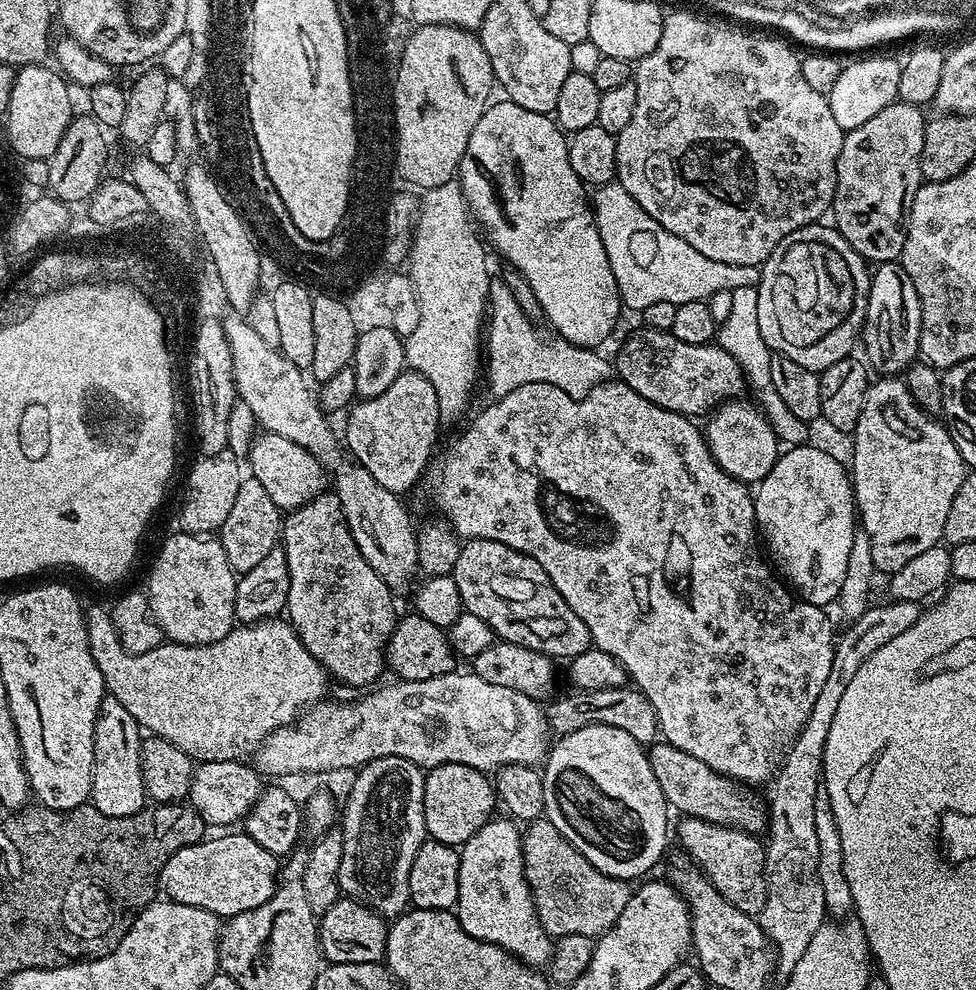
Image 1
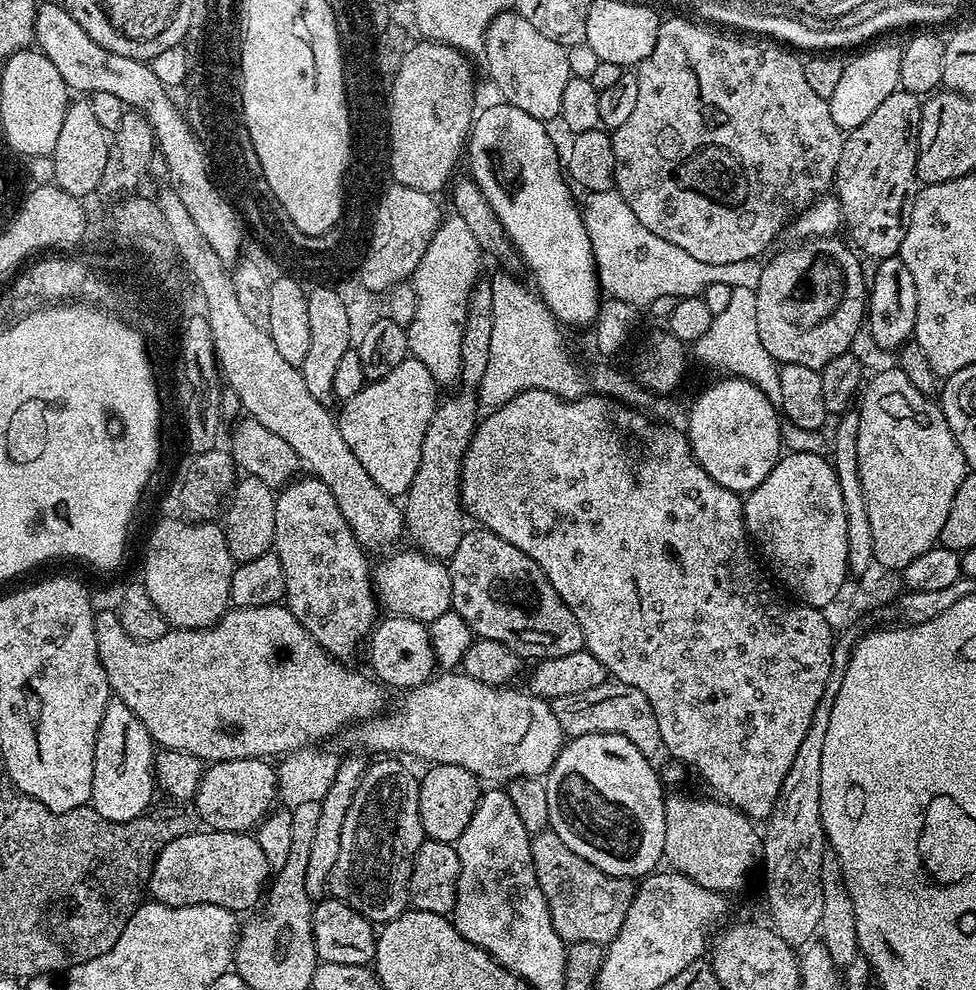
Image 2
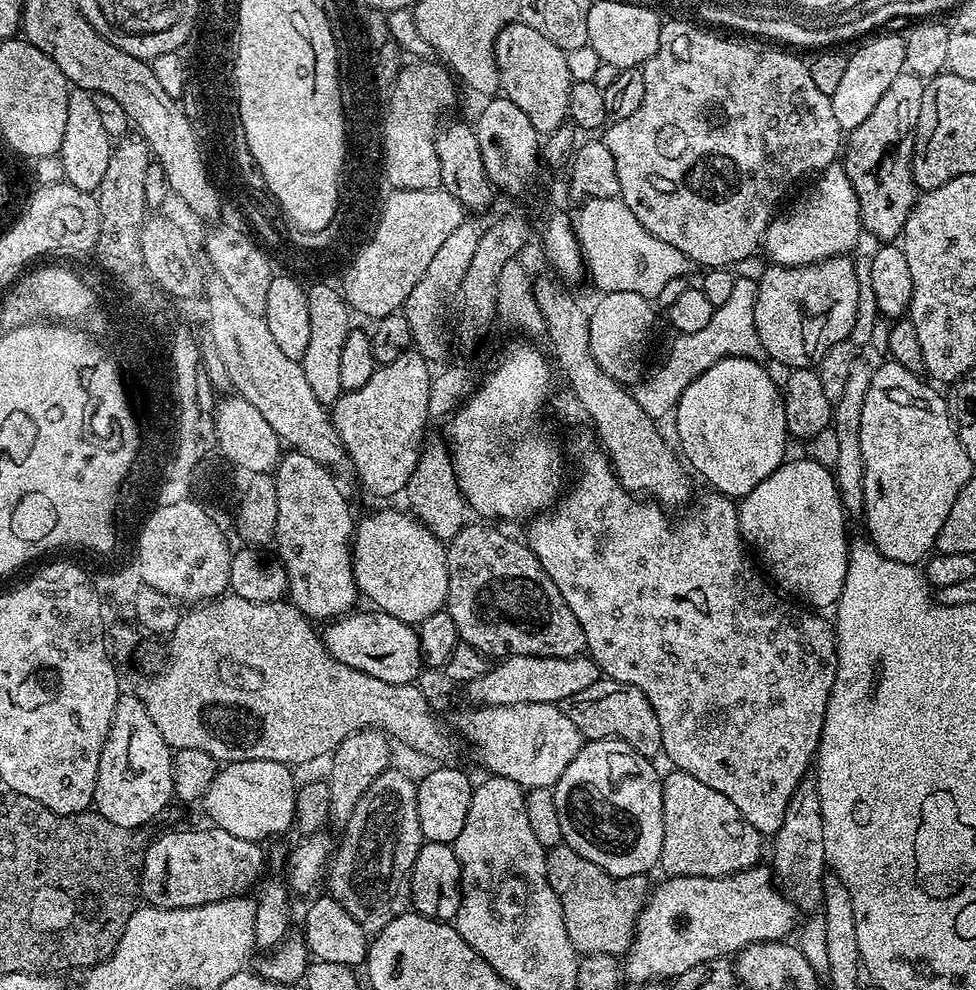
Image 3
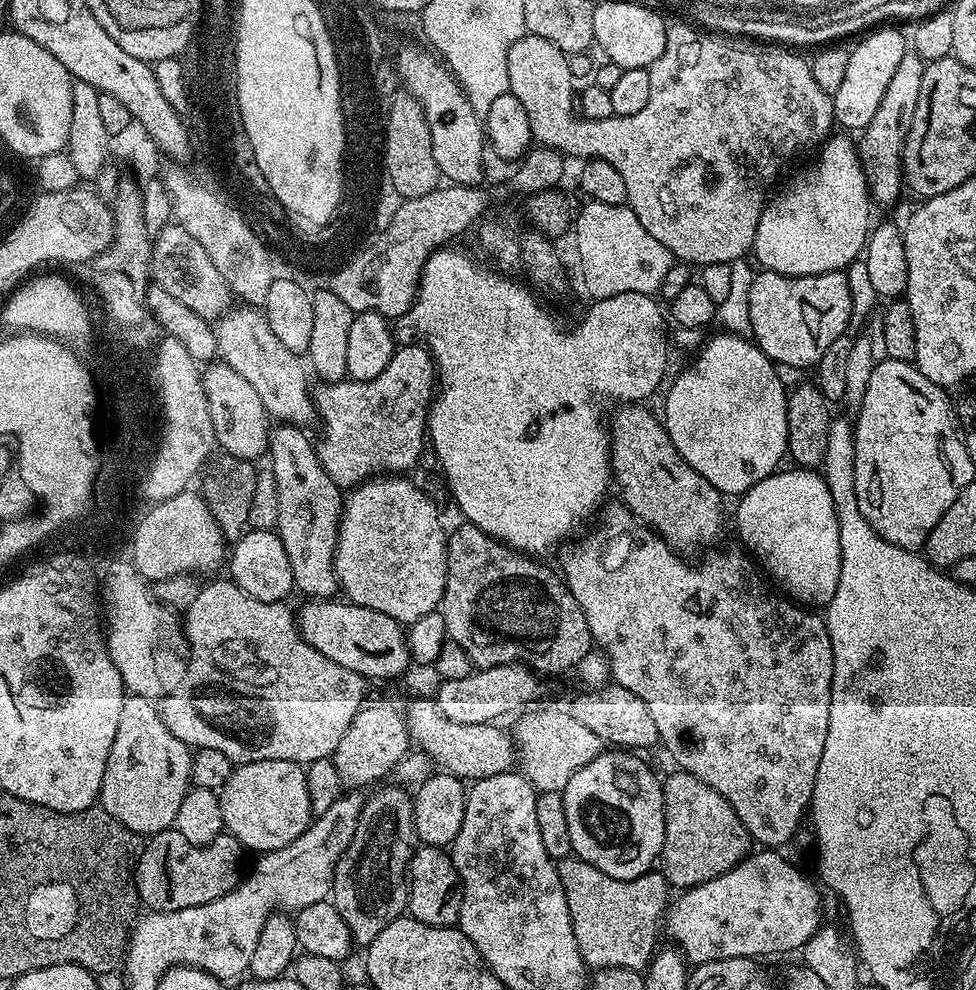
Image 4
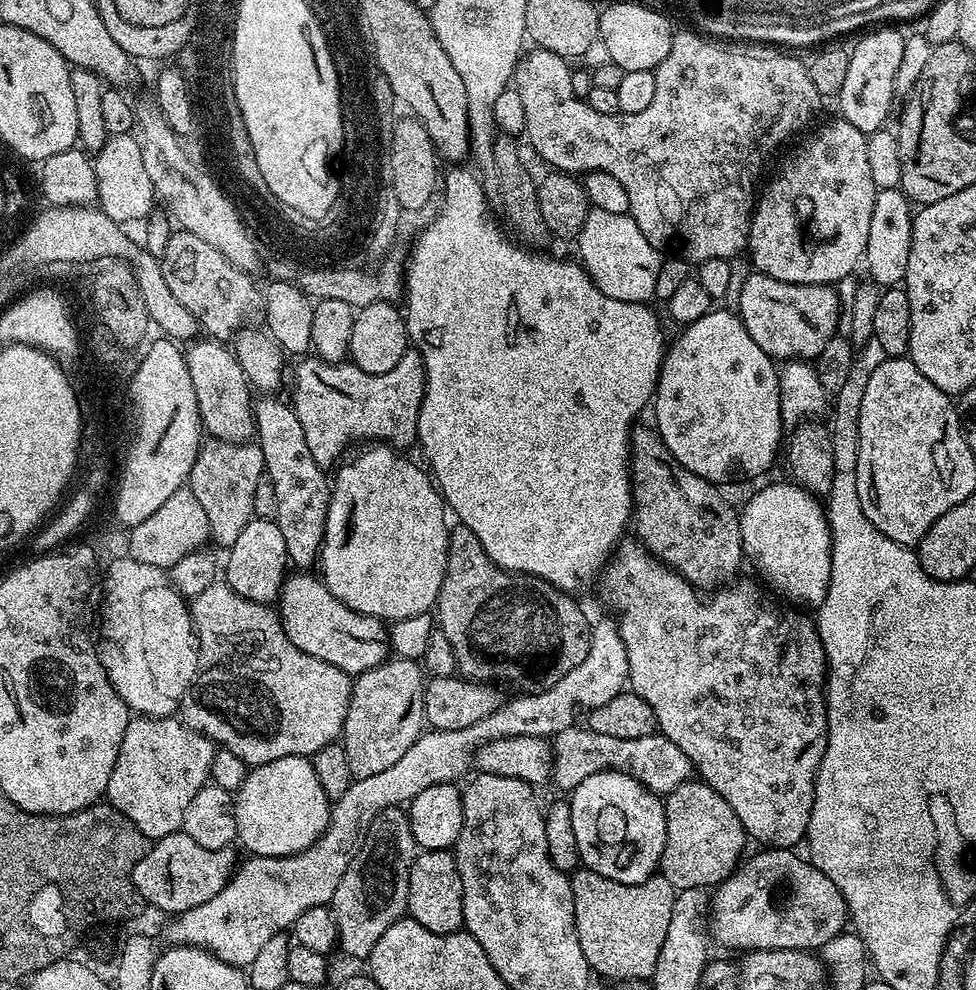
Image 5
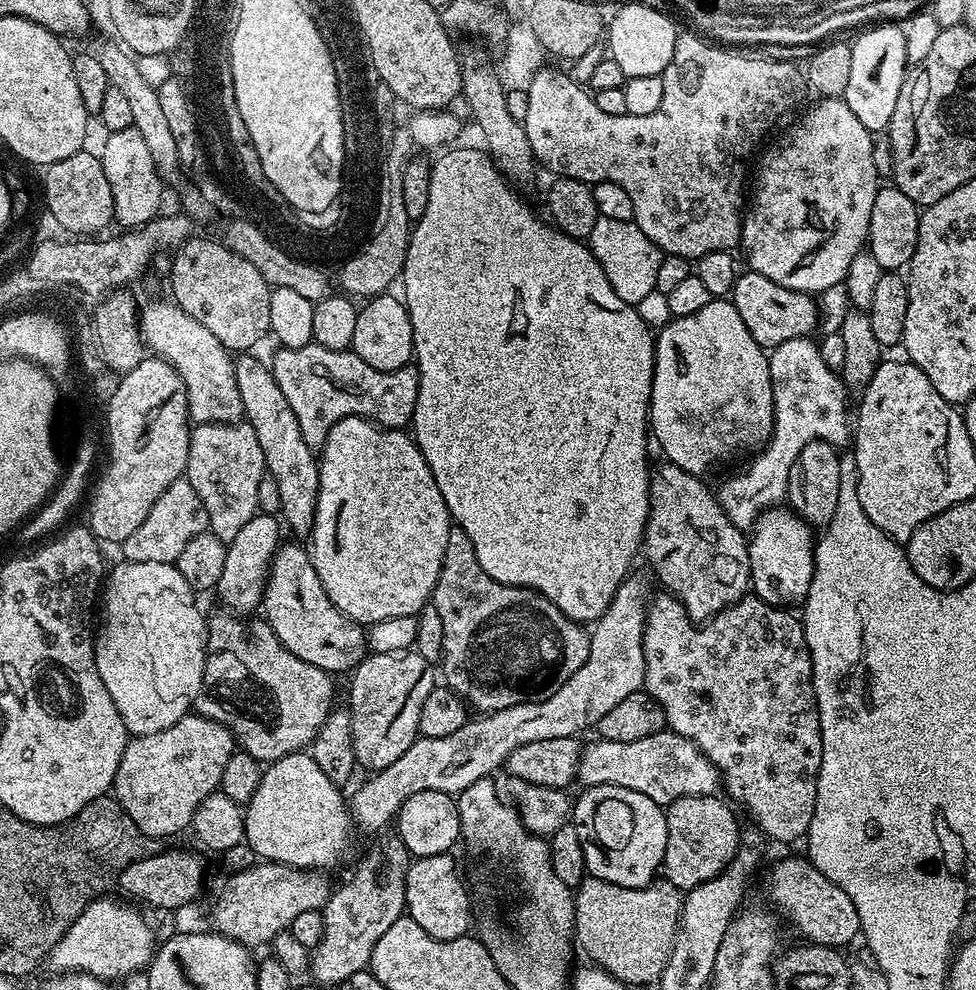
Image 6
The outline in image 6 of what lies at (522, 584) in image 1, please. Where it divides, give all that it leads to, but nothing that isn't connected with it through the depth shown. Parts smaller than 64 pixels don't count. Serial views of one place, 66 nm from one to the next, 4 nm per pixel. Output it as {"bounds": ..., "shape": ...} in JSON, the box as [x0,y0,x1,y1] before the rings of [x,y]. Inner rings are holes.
{"bounds":[430,526,592,714],"shape":[[[455,526],[452,527],[450,534],[446,538],[446,554],[442,554],[442,570],[438,574],[438,582],[434,586],[430,602],[438,610],[438,615],[442,617],[442,654],[440,655],[440,660],[442,665],[444,664],[443,683],[456,696],[459,696],[465,705],[471,706],[473,709],[476,707],[475,711],[480,714],[506,710],[510,706],[550,698],[550,694],[554,694],[554,690],[558,690],[558,686],[562,686],[571,678],[574,670],[578,670],[584,665],[586,658],[590,654],[592,638],[589,629],[583,623],[571,620],[569,616],[562,614],[562,610],[558,610],[558,606],[554,606],[554,602],[550,602],[550,598],[546,598],[540,592],[534,591],[533,588],[519,588],[513,584],[503,584],[494,578],[490,578],[490,574],[486,574],[486,570],[482,570],[482,566],[476,561],[474,542],[470,542],[470,538],[466,538],[464,531]]]}

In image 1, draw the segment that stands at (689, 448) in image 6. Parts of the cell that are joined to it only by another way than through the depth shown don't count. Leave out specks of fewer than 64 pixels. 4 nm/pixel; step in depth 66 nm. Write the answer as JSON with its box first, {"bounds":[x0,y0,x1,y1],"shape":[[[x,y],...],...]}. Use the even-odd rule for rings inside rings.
{"bounds":[706,402,782,486],"shape":[[[744,402],[722,404],[707,417],[706,439],[710,454],[714,458],[714,462],[718,462],[720,469],[746,485],[755,486],[760,483],[762,478],[766,478],[766,474],[770,474],[770,470],[776,464],[776,459],[780,457],[782,445],[776,441],[776,432],[772,429],[770,422],[772,420],[762,413],[760,408],[755,403],[752,403],[753,405],[740,403]]]}

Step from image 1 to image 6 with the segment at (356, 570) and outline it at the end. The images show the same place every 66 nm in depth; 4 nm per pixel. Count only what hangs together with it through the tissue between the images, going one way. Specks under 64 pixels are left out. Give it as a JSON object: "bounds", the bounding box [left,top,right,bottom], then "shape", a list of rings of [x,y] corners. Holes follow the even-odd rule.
{"bounds":[234,354,320,537],"shape":[[[240,354],[234,360],[234,378],[238,378],[238,395],[242,397],[243,419],[254,430],[262,445],[262,458],[267,475],[278,482],[278,495],[282,498],[279,515],[292,532],[307,537],[316,522],[316,499],[320,466],[317,453],[302,439],[298,418],[290,410],[290,402],[282,394],[282,386],[274,378],[271,367],[256,354]]]}

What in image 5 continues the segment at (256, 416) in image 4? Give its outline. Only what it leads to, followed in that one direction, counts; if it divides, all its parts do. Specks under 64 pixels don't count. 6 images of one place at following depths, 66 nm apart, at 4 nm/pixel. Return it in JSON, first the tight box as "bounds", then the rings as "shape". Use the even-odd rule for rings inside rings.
{"bounds":[186,338,256,444],"shape":[[[200,338],[187,345],[186,355],[190,382],[194,382],[194,394],[198,398],[198,410],[205,433],[213,439],[235,444],[251,441],[256,431],[254,392],[235,351],[227,343],[215,338]]]}

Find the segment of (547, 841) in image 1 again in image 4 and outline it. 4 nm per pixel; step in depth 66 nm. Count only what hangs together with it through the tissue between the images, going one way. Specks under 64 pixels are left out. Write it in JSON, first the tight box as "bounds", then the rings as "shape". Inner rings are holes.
{"bounds":[556,854,670,969],"shape":[[[573,854],[556,860],[558,878],[562,882],[562,890],[566,890],[566,902],[570,906],[570,918],[574,926],[574,938],[578,938],[578,950],[582,954],[589,969],[602,968],[634,968],[647,969],[654,953],[657,951],[656,935],[661,935],[662,921],[665,919],[670,903],[670,885],[663,871],[653,870],[638,878],[623,880],[610,878],[610,874],[602,874],[590,862]]]}

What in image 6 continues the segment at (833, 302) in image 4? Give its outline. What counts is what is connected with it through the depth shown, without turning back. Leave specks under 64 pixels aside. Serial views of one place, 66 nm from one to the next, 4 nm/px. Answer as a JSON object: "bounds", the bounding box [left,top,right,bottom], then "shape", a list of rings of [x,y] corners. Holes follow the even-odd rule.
{"bounds":[730,271,818,350],"shape":[[[741,271],[732,287],[730,299],[738,314],[742,314],[746,330],[754,334],[754,342],[758,342],[766,350],[771,350],[782,342],[790,342],[794,338],[811,337],[812,331],[817,331],[818,304],[809,293],[778,286],[778,282],[770,282],[770,278],[757,272]]]}

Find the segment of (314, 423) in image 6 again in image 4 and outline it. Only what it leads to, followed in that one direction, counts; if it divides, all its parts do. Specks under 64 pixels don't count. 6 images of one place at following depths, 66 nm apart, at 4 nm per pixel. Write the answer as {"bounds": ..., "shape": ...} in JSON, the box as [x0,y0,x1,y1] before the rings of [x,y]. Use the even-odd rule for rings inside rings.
{"bounds":[314,342,437,490],"shape":[[[420,342],[400,344],[378,378],[345,378],[333,384],[321,383],[321,388],[314,392],[314,412],[324,423],[324,437],[318,440],[316,453],[332,481],[344,490],[377,474],[404,474],[409,471],[407,468],[414,467],[424,448],[426,452],[428,410],[432,407],[437,384],[436,362],[432,353]]]}

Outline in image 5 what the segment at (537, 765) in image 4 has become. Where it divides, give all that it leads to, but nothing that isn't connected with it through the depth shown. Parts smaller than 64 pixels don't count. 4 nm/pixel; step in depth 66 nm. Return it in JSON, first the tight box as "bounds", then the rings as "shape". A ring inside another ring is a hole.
{"bounds":[552,726,694,794],"shape":[[[573,726],[557,732],[554,737],[552,780],[560,788],[577,788],[590,774],[599,772],[627,772],[642,786],[657,794],[674,791],[682,782],[693,779],[694,769],[690,758],[670,742],[670,738],[653,734],[646,738],[610,738],[610,734],[598,734],[587,726]]]}

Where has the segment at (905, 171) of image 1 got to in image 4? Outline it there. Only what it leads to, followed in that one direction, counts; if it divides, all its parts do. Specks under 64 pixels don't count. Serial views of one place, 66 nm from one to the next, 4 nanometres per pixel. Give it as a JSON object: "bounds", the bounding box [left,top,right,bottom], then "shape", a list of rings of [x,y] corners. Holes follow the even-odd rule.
{"bounds":[859,51,925,205],"shape":[[[905,51],[902,62],[898,62],[898,70],[894,70],[894,78],[890,78],[890,86],[886,86],[886,94],[882,94],[882,102],[878,105],[874,118],[870,118],[868,125],[859,133],[860,165],[864,167],[871,199],[877,205],[894,203],[900,196],[900,187],[905,187],[902,163],[904,140],[914,122],[914,109],[918,107],[918,94],[922,90],[925,67],[925,60],[916,51]]]}

